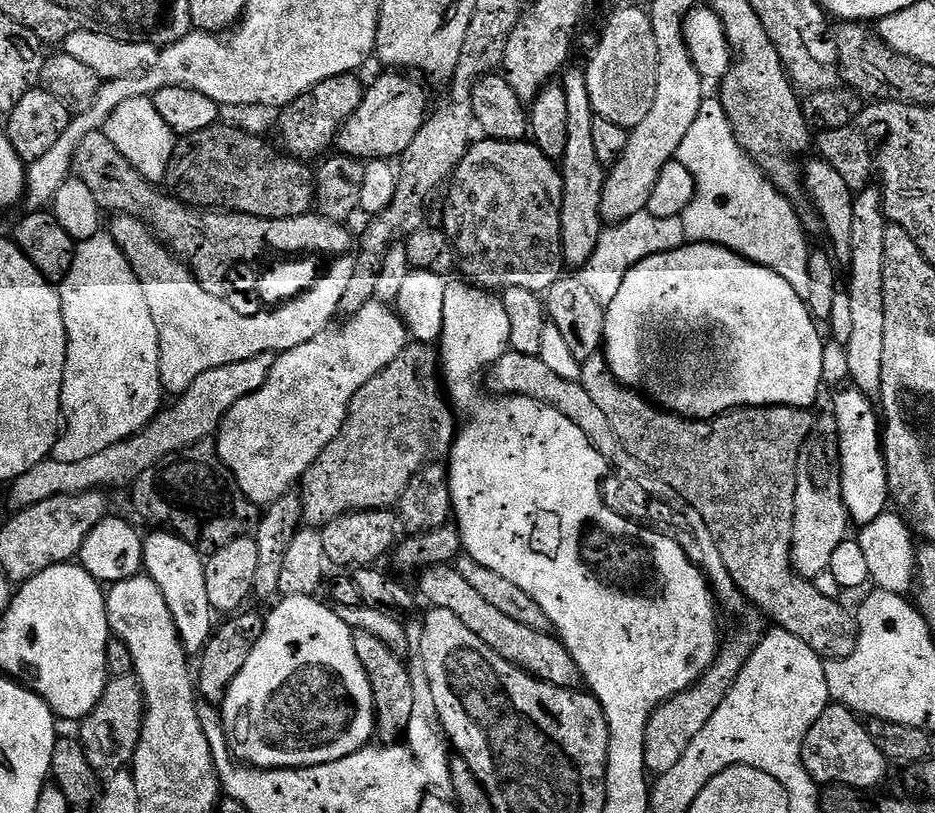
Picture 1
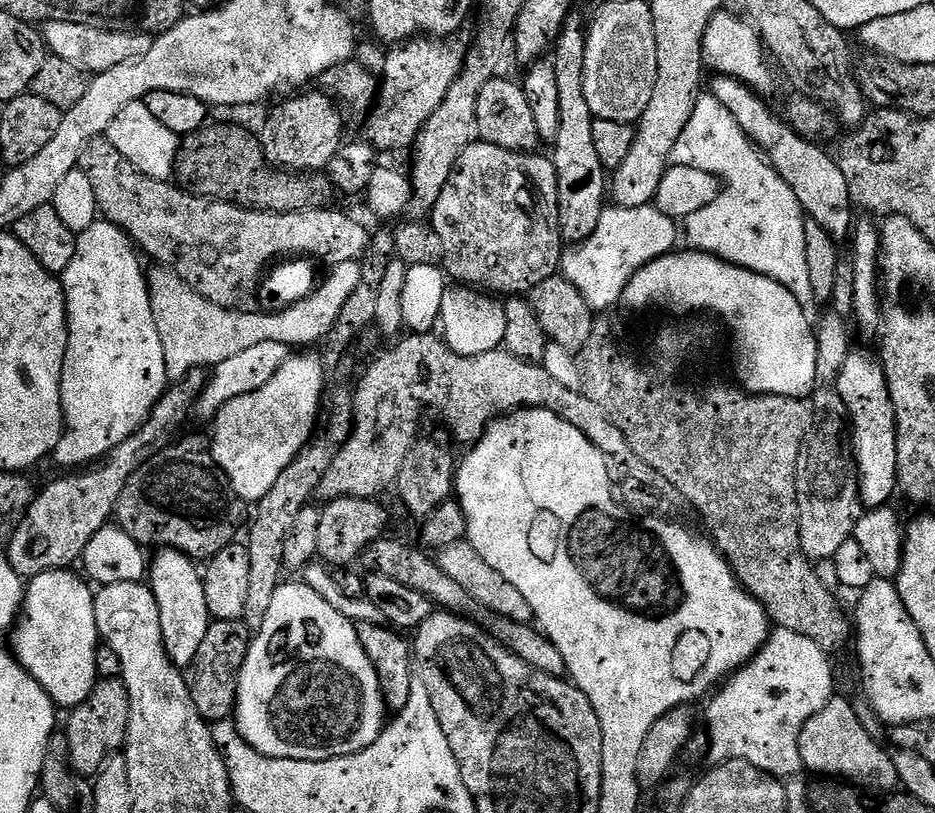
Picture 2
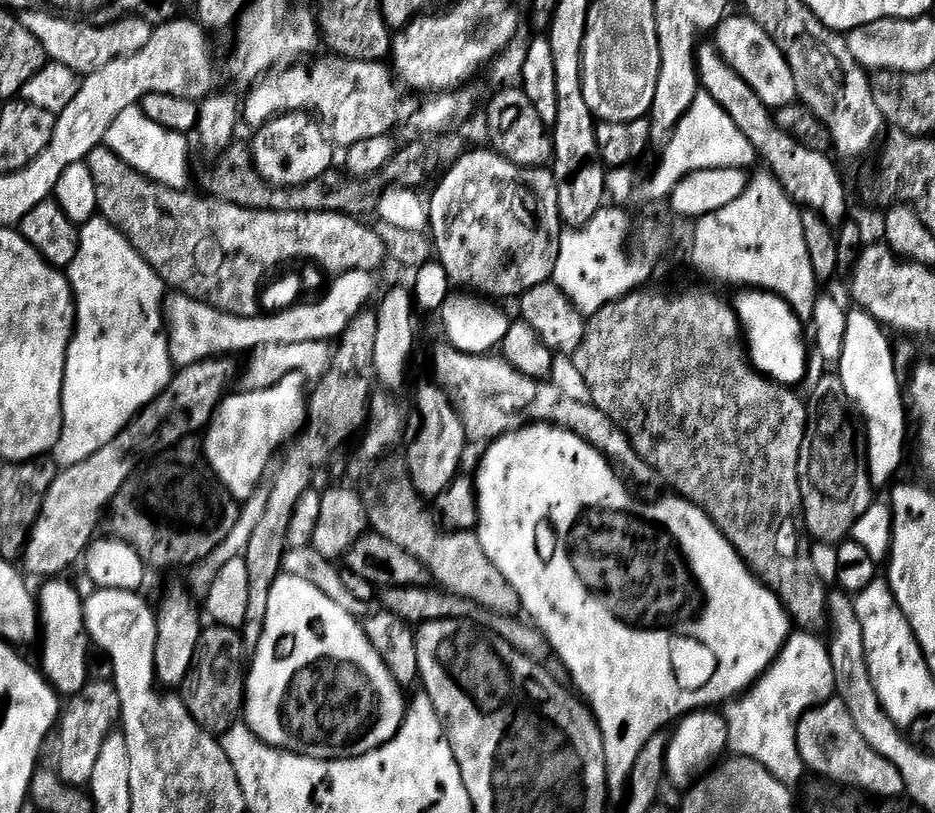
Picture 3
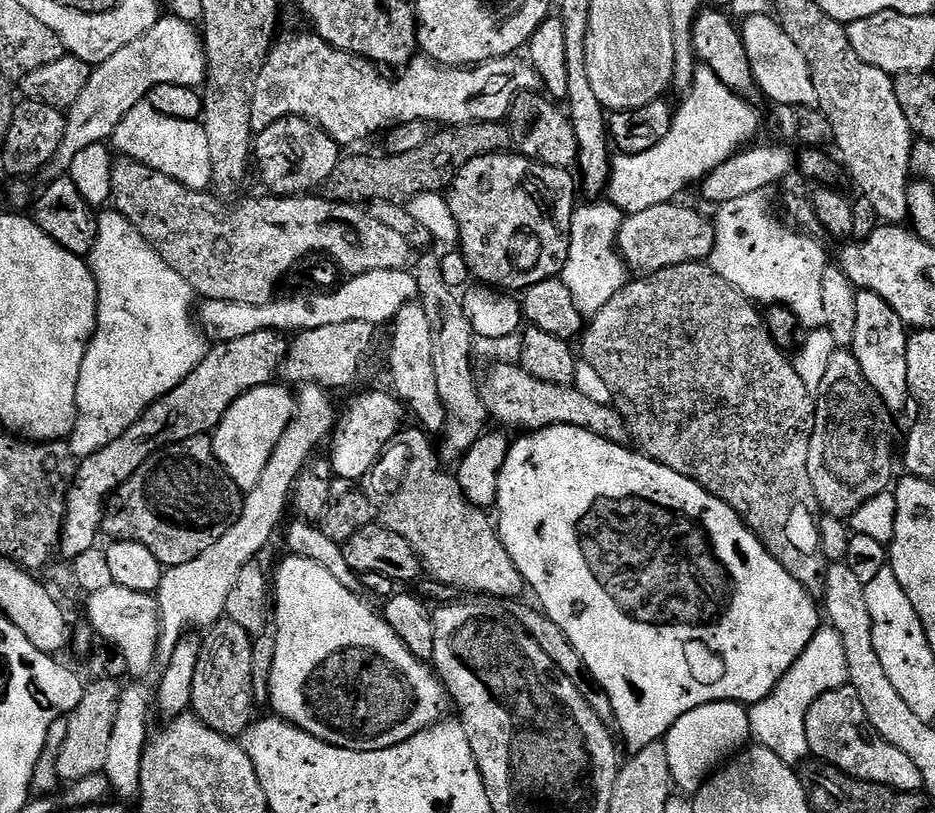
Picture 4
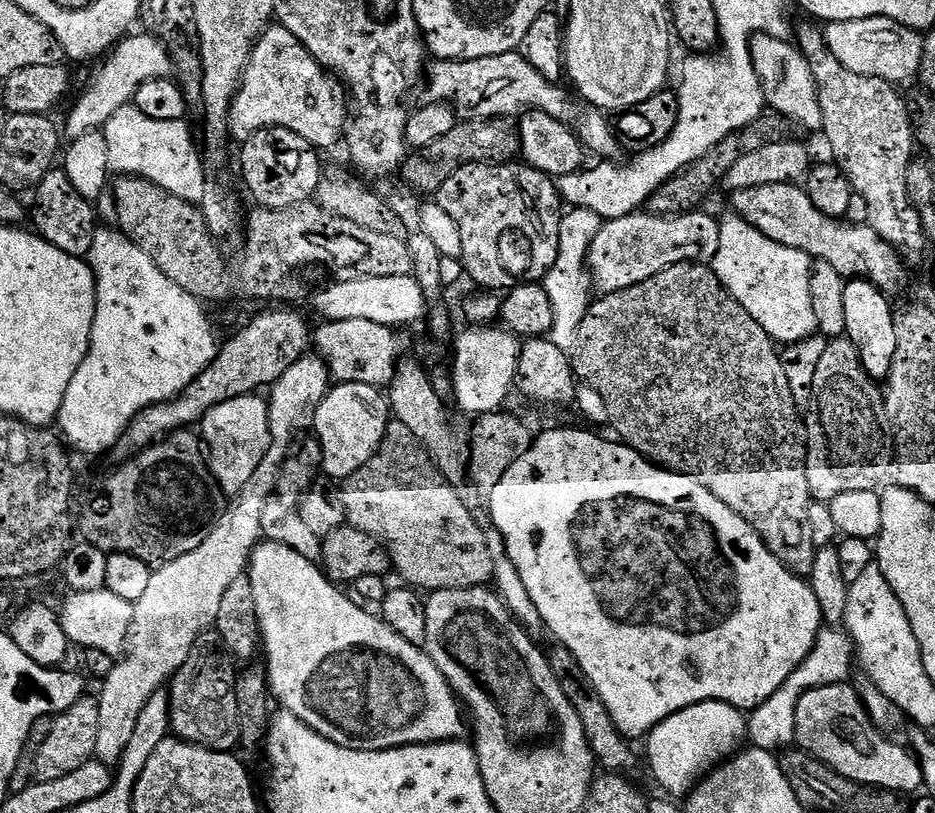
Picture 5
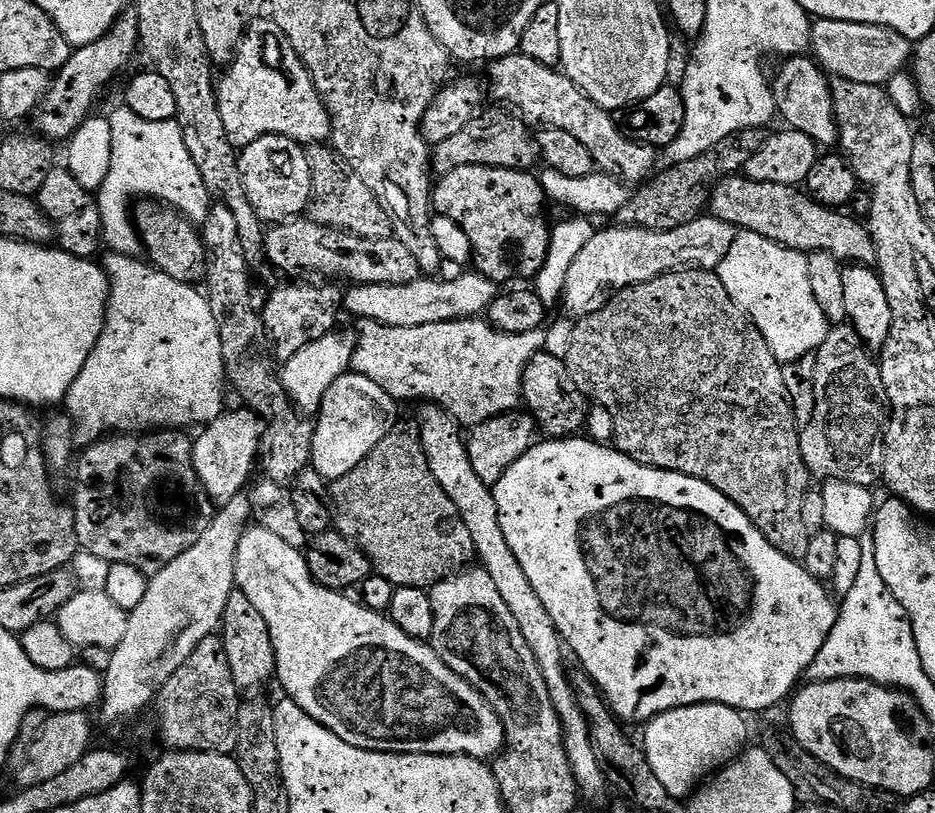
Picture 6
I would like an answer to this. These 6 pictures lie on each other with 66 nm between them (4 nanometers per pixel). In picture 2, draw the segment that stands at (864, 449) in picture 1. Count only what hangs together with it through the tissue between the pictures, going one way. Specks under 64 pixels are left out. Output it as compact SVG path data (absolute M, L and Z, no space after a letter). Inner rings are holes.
M853 349L834 382L834 390L848 407L852 450L856 457L856 475L860 486L860 502L865 509L885 507L892 495L897 495L896 415L885 382L883 365L868 353Z

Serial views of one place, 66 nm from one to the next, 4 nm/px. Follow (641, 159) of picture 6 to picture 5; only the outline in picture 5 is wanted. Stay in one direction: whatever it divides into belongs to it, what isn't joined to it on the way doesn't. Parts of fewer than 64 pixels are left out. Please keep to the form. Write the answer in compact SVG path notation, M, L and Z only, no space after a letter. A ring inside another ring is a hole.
M519 50L494 54L490 58L436 60L433 65L426 72L428 92L432 95L429 97L436 102L450 102L461 121L516 118L525 110L534 110L544 111L561 123L572 126L580 116L580 125L575 125L574 131L587 151L589 148L594 155L600 156L596 158L603 158L605 161L615 161L616 155L621 155L620 142L609 117L601 109L591 106L584 106L579 112L572 101L573 93L559 88L559 83L542 78L542 74L538 74L538 70L534 70L534 66L526 62Z

